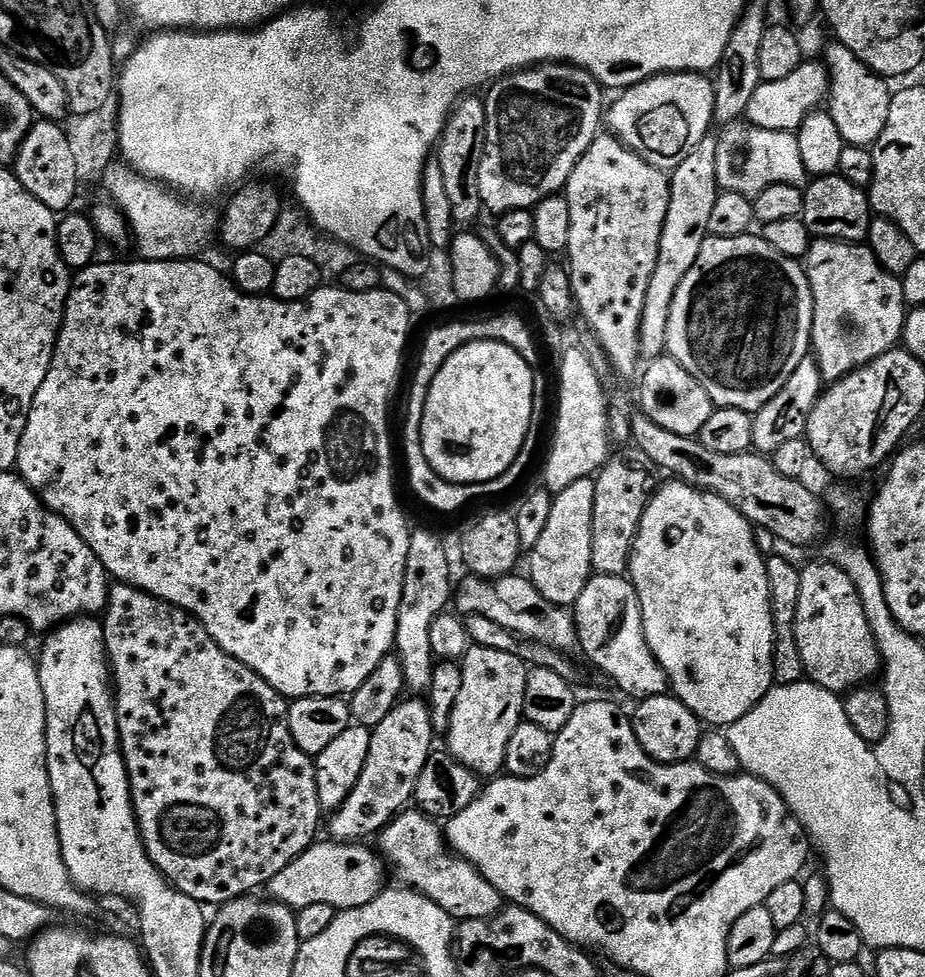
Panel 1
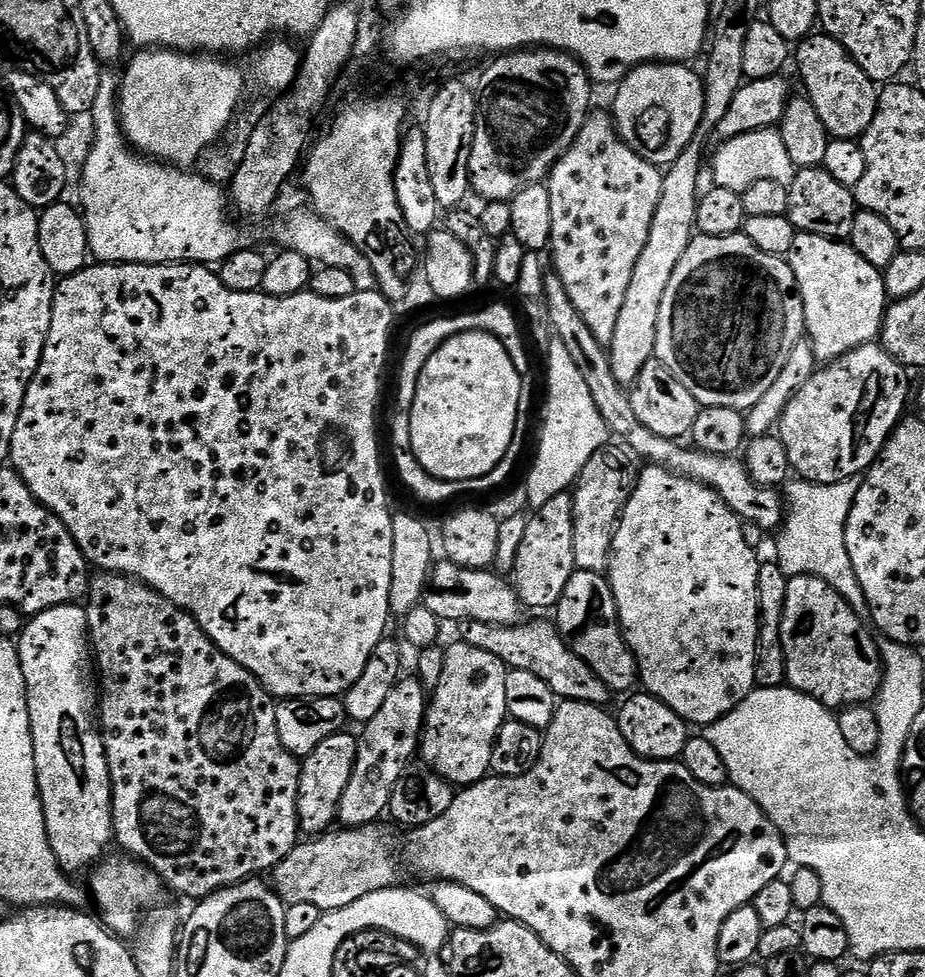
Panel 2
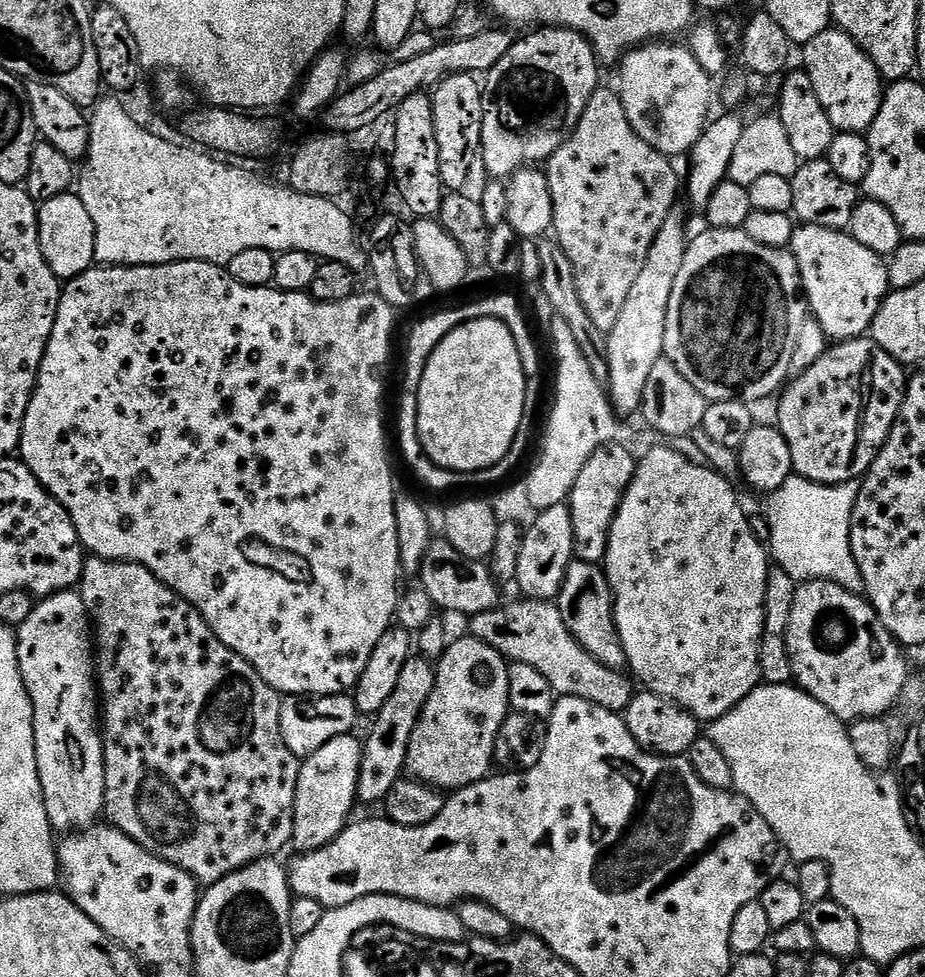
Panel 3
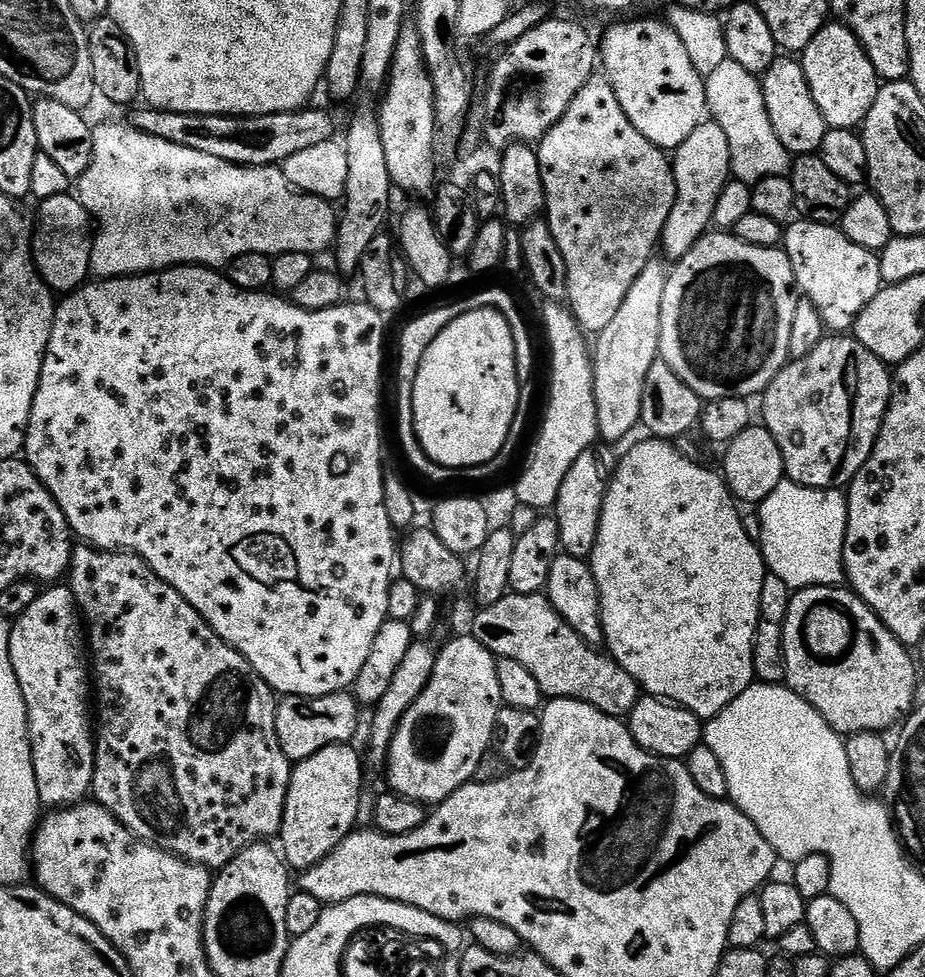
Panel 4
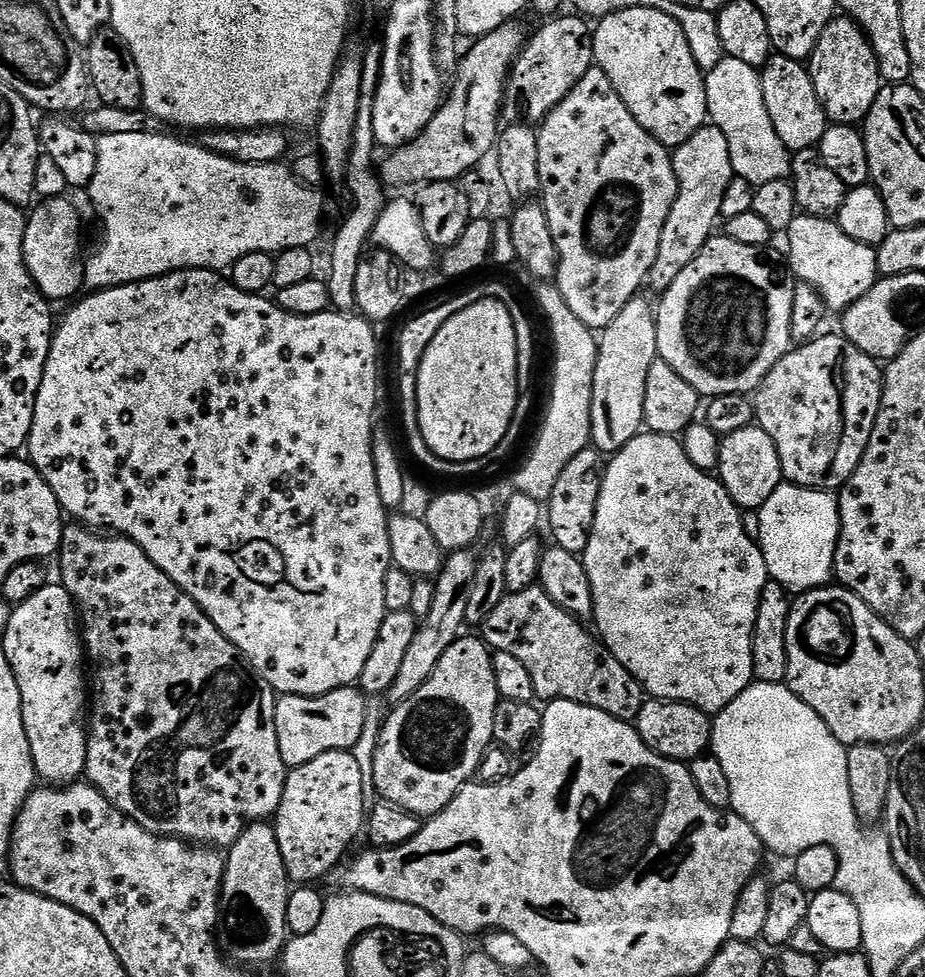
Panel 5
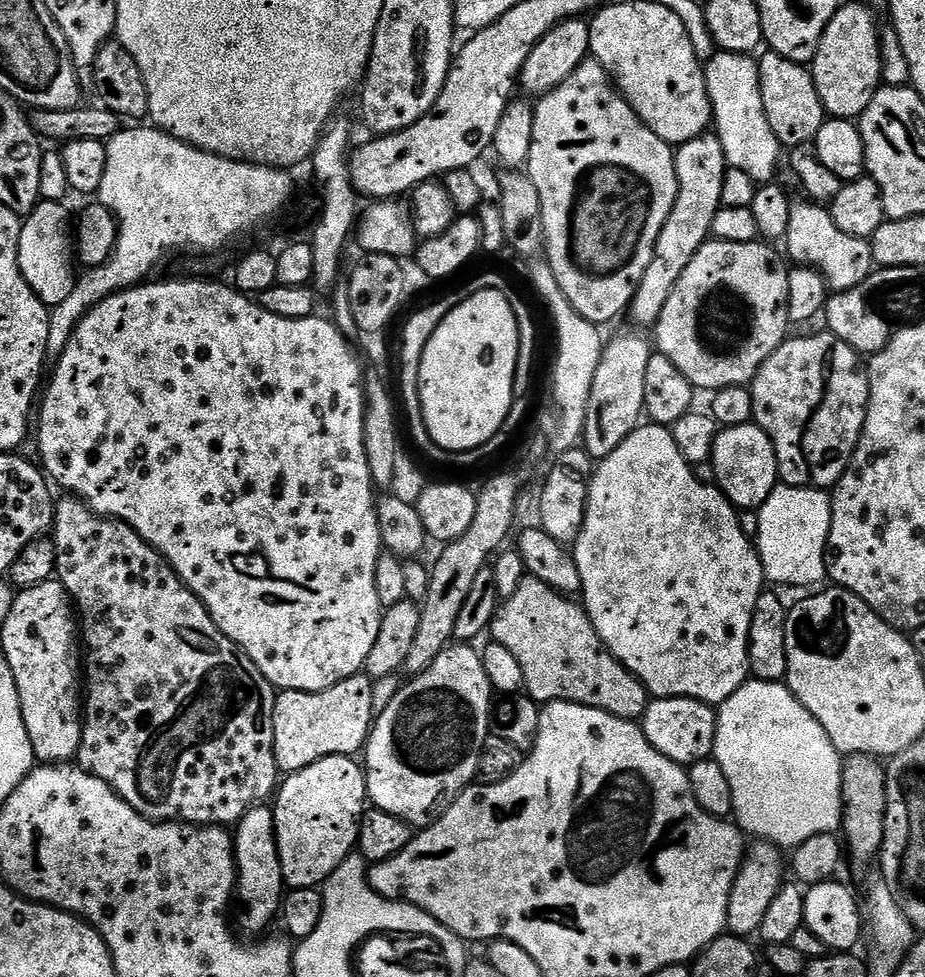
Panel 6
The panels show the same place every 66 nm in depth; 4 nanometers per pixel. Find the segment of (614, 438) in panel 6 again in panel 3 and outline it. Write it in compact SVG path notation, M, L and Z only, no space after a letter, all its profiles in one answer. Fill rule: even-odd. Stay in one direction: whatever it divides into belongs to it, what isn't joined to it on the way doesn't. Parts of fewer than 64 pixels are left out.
M680 206L667 214L662 228L655 235L654 243L646 256L646 263L626 298L625 306L618 314L618 320L607 333L604 342L608 378L606 390L615 413L624 417L635 415L639 409L642 391L654 368L654 363L663 357L665 340L665 310L669 308L673 293L674 278L678 276L685 258L688 233L686 216ZM624 415L624 416L623 416Z

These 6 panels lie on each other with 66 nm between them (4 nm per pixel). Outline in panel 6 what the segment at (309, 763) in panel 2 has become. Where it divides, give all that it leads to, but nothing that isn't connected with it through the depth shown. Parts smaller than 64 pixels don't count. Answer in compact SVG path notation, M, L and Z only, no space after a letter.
M327 756L318 762L314 762L310 766L306 766L302 770L287 773L287 775L279 781L278 791L274 796L274 807L272 808L272 812L274 822L276 823L277 850L278 858L281 860L281 874L284 879L284 884L287 885L289 889L320 888L329 878L331 878L334 874L334 870L338 870L338 866L342 866L342 862L346 857L353 855L354 849L357 847L360 839L360 823L362 822L368 803L368 783L364 777L363 767L350 756Z

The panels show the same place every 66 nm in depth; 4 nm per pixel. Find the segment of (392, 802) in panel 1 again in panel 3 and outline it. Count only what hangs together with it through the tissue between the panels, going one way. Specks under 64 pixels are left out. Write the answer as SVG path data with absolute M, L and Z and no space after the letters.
M413 658L402 666L402 675L398 677L398 683L394 686L394 694L386 698L386 706L378 710L371 717L372 729L368 737L363 737L362 762L358 770L358 786L356 795L359 803L379 805L390 794L390 786L402 778L405 771L404 763L408 757L410 746L410 734L414 734L414 726L434 690L436 681L435 667L423 658Z

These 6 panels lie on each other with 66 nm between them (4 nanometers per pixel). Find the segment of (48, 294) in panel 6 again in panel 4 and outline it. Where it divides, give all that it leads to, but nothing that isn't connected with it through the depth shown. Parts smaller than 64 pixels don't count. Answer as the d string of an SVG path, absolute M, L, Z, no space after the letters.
M73 194L59 195L39 203L39 224L33 233L33 259L45 284L53 291L69 292L81 287L91 273L90 217Z

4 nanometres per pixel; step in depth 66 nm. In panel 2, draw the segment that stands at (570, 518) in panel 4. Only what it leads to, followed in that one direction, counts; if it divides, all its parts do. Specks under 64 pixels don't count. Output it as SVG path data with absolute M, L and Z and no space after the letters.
M609 442L598 449L586 462L571 495L574 514L574 558L577 569L582 572L603 573L607 569L608 558L612 555L612 540L616 537L617 526L620 525L620 516L636 486L637 461L619 443L615 443Z

